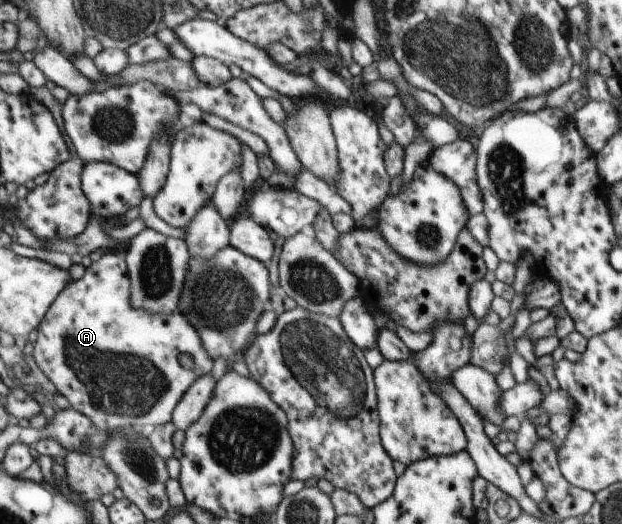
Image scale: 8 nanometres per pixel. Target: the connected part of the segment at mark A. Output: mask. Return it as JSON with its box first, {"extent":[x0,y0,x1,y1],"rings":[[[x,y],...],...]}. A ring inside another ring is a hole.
{"extent":[34,251,212,430],"rings":[[[118,251],[106,253],[92,262],[84,277],[72,283],[57,300],[38,329],[34,358],[44,374],[55,384],[72,407],[90,417],[99,430],[141,429],[145,425],[169,423],[173,412],[204,373],[211,373],[212,359],[201,343],[196,328],[179,311],[169,315],[133,309],[127,266]],[[180,355],[190,355],[194,369],[180,365]]]}

